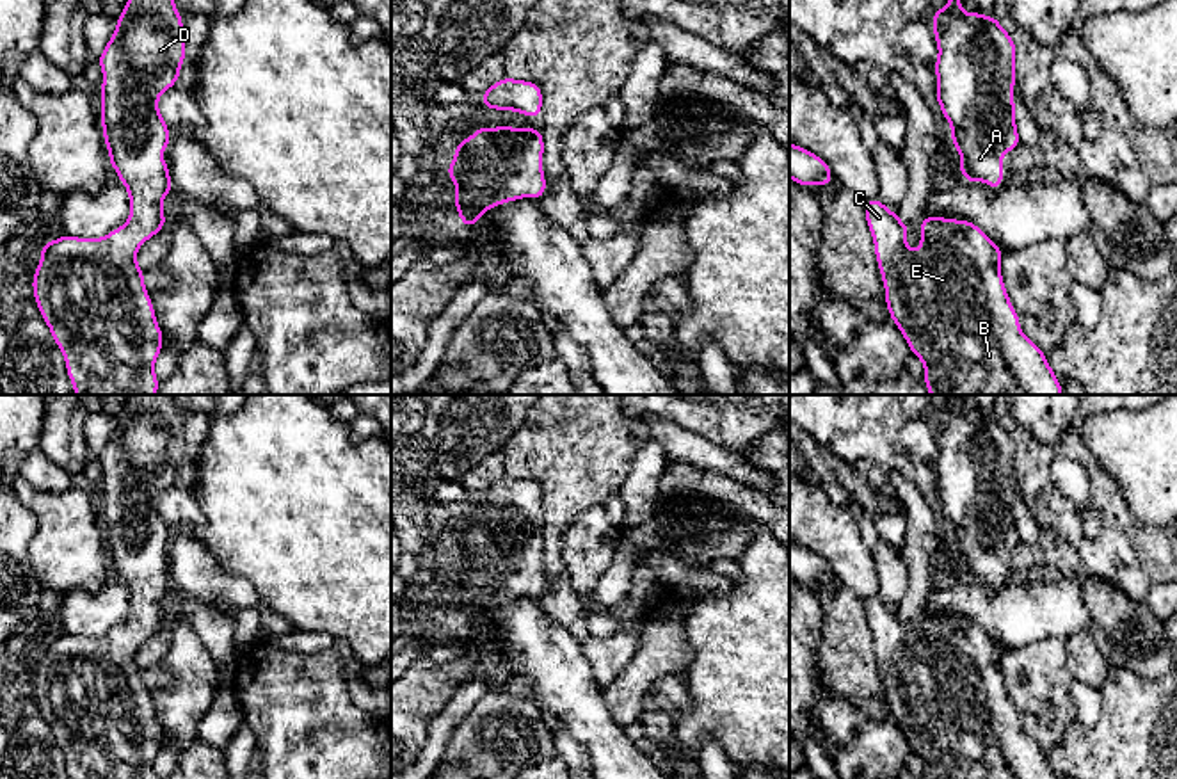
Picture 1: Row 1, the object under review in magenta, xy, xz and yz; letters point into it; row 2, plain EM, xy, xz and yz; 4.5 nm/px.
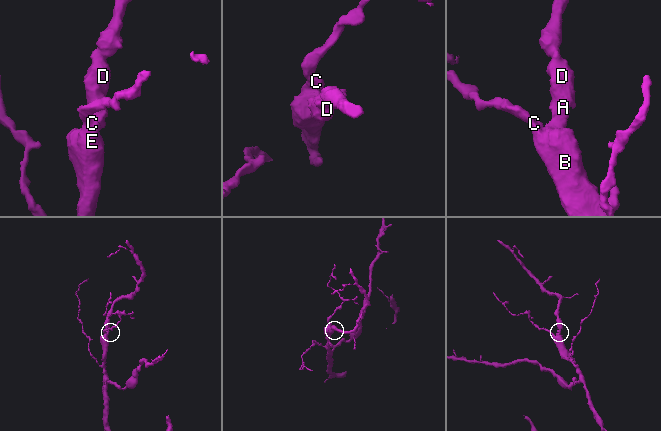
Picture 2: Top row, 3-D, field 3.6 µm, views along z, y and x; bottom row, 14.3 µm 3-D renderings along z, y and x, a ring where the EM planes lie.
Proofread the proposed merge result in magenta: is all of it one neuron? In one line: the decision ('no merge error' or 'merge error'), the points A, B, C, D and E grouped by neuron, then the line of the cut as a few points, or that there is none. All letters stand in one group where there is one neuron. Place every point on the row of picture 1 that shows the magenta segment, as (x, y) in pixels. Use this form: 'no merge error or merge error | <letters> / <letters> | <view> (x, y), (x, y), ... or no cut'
no merge error | A B C D E | no cut

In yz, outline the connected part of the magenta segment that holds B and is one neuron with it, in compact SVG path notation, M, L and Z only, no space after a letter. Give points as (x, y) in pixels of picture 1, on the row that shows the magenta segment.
M875 197L862 201L866 212L866 222L875 242L875 256L880 269L880 276L885 286L885 306L889 309L891 320L900 327L910 352L917 356L925 365L925 386L930 395L1063 395L1061 384L1056 373L1051 370L1047 357L1040 347L1028 340L1021 329L1019 315L1010 302L1010 297L1005 288L1003 276L999 272L999 261L1005 256L1005 251L999 249L989 235L985 235L974 222L948 217L923 217L921 219L921 245L916 251L905 247L909 237L909 226L900 221L896 212L891 212L884 203Z

